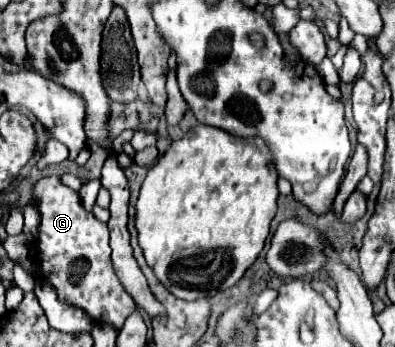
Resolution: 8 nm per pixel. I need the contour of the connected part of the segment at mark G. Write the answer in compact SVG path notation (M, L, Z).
M56 175L42 177L40 181L34 183L34 191L32 191L30 203L40 213L40 227L38 227L38 231L40 231L40 235L38 235L38 277L48 279L52 283L52 287L56 287L56 293L60 295L60 301L78 305L94 321L110 323L110 325L116 325L116 329L120 329L124 325L124 321L136 311L136 303L124 291L120 279L116 277L116 273L112 269L110 245L108 245L108 241L110 241L108 227L104 223L100 223L92 213L84 211L84 207L80 205L78 193L68 189L66 185L62 185Z

